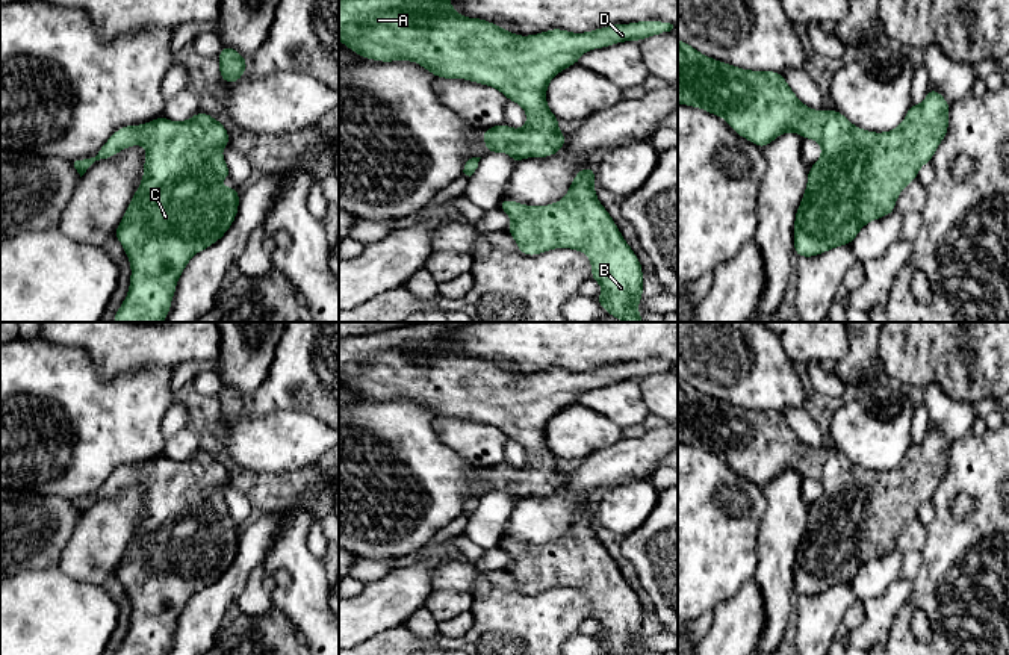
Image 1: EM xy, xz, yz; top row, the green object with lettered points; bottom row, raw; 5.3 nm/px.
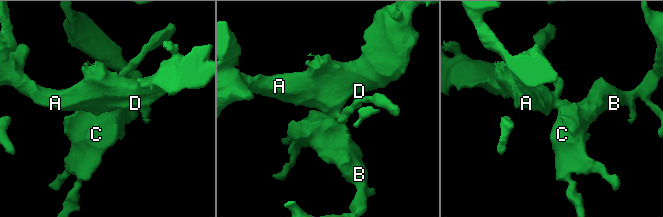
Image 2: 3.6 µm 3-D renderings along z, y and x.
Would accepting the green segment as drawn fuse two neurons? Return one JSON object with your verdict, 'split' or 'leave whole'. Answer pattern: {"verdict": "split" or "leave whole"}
{"verdict": "leave whole"}

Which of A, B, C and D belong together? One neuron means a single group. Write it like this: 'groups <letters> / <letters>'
groups A B C D

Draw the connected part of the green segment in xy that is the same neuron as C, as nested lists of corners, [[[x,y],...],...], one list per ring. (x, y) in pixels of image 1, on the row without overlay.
[[[204,451],[182,461],[159,455],[141,464],[120,466],[95,495],[76,499],[74,507],[82,516],[98,499],[138,483],[147,487],[144,516],[113,573],[132,605],[129,632],[115,655],[168,655],[180,613],[194,593],[218,581],[231,566],[241,534],[238,526],[218,523],[219,517],[233,517],[221,493],[221,487],[230,484],[230,475]]]

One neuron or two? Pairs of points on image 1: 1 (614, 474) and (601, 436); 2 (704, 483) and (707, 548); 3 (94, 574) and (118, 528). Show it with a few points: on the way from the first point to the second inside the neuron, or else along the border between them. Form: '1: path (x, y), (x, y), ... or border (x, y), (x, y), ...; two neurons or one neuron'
1: border (622, 437), (598, 448), (584, 459); two neurons
2: path (704, 499), (704, 531); one neuron
3: path (94, 563), (94, 552), (108, 539); one neuron

